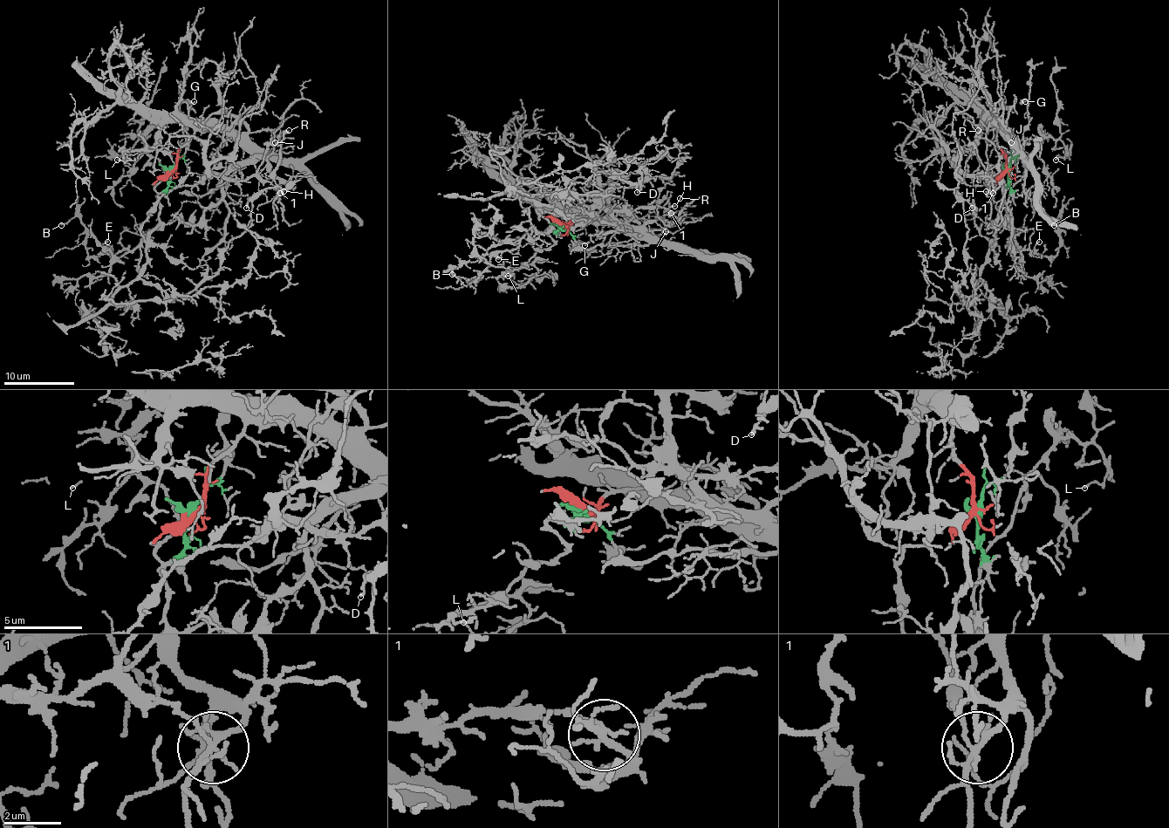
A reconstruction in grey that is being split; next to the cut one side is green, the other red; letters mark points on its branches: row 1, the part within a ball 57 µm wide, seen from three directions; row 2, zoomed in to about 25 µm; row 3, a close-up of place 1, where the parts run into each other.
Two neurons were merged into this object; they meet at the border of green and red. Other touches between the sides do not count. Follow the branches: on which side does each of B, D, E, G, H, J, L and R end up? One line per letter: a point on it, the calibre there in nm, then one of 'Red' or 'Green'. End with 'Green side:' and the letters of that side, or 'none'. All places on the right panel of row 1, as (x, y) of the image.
B: Place: (1054, 225). Thickness 150 nm. Green
D: Place: (972, 208). Thickness 130 nm. Green
E: Place: (1039, 242). Thickness 120 nm. Green
G: Place: (1025, 101). Thickness 200 nm. Green
H: Place: (986, 191). Thickness 140 nm. Red
J: Place: (1011, 142). Thickness 80 nm. Red
L: Place: (1056, 160). Thickness 110 nm. Green
R: Place: (978, 130). Thickness 110 nm. Red
Green side: B, D, E, G, L

